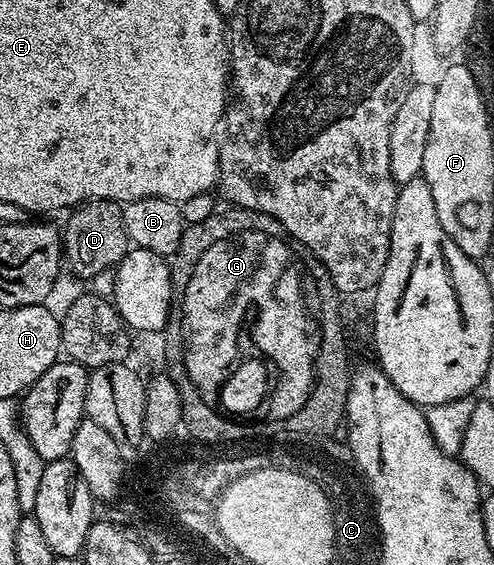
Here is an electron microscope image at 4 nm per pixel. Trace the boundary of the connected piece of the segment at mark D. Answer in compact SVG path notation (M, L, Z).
M97 200L84 202L66 215L65 226L65 262L79 278L95 278L118 266L120 260L127 255L129 243L125 232L123 208L118 202Z

